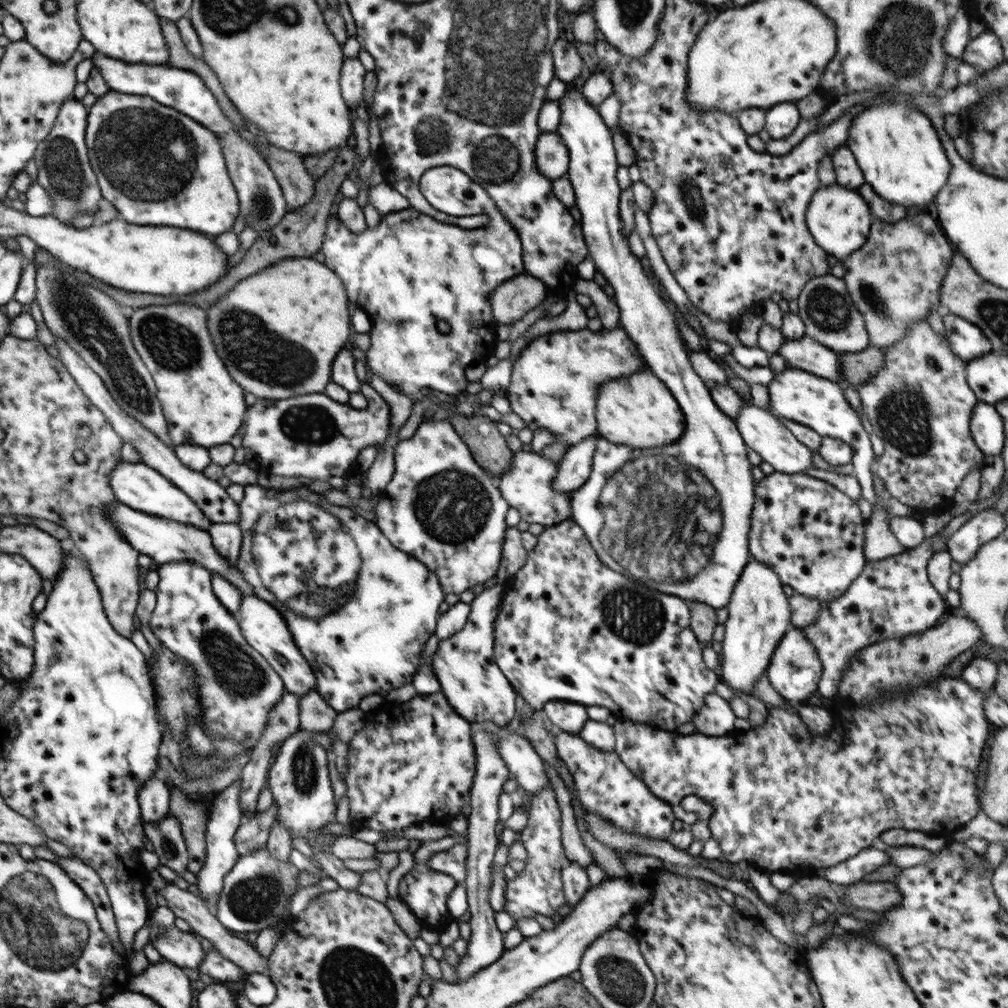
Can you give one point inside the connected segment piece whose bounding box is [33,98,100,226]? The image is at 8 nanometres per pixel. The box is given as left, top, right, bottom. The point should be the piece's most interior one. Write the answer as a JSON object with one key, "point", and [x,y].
{"point":[64,171]}

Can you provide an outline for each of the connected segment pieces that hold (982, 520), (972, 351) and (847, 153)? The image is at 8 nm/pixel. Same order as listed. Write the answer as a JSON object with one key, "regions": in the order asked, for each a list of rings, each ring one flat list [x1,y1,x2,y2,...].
{"regions":[[[994,506,974,513,957,532,947,541,950,556,961,565,970,562,978,549,985,543,996,539,1004,530,1007,522,1003,513]],[[950,312,945,313,943,317,945,338,954,354,969,362,992,352,990,340,978,325,964,320,961,316]],[[840,145,833,150,831,161,835,170,836,183,847,189,858,190,865,183,863,170,858,166,853,152]]]}

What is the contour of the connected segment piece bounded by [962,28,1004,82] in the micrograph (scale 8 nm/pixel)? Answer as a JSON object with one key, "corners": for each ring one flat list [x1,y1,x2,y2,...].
{"corners":[[988,28,969,42,962,56,962,62,974,67,975,78,971,82,1004,63,1002,50,1000,39]]}

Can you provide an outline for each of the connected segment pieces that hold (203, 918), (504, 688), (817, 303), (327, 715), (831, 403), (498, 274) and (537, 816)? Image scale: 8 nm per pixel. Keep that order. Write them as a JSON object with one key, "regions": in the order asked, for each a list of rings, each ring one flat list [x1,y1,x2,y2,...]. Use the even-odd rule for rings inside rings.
{"regions":[[[170,883,160,891,159,896,165,900,165,904,174,913,175,917,184,919,189,925,191,932,197,932,206,940,209,940,212,947,229,961,240,965,247,974,260,973,269,976,269,959,263,958,262,955,256,951,250,944,248,944,241,935,237,935,226,929,216,919,214,913,210,912,203,900,188,892,187,890,180,890,174,884]],[[497,582,492,588,475,595,471,611,462,630,438,643,431,658,433,671,451,707,468,722,490,721,505,726,516,716,518,693,494,660,495,620,501,609,506,585]],[[830,274,809,280,798,295,798,316,804,321,805,335,837,353,857,353,869,345,862,313,855,307,844,279]],[[315,690,299,699,299,717,302,729,319,733,322,737,328,732,337,717,335,711]],[[787,368,781,373,775,373,772,382,767,387,767,410,770,414,812,428,814,432,823,438,842,440,852,448,855,464,852,474,861,484,861,495,864,500,874,506,875,500,877,500,875,487,877,481,870,470,874,460,872,442,861,424,861,413,852,408,844,398,843,385,802,369]],[[411,207,382,215,376,227,367,227,362,232,348,230,337,215,331,215,327,220,327,233,321,246,321,250,325,254,324,264,345,285,345,291,349,300,356,302,357,308,362,309,371,317,371,347,366,351,368,364,372,370,370,373,378,373,378,377,382,377,392,388,396,384,399,388,396,391,404,394,404,396,408,396,414,405,420,396,420,388,432,388,432,390,439,390,451,396,464,391,468,383,465,377,465,370,468,367,481,366,490,356,494,356,494,348,496,348,496,343,499,340,496,336,497,325,491,307,492,293,509,278,525,273,525,266,523,263,523,248,520,237,515,232,514,227,502,216,502,213,498,214,496,212,494,216,489,217,490,222,485,227,465,229,458,228,458,225,446,224,439,220,434,220,431,216,420,213],[438,320,446,320,451,325,451,332,442,333,439,331,438,327,435,326]],[[552,785,539,790,530,797,528,824,520,832,520,839,528,851,528,862,524,871,517,873,514,880,506,880,506,904,504,912,514,920,518,929,521,918,536,918,537,914,552,917,559,907,566,904,561,868,566,863,561,841,561,810]]]}

